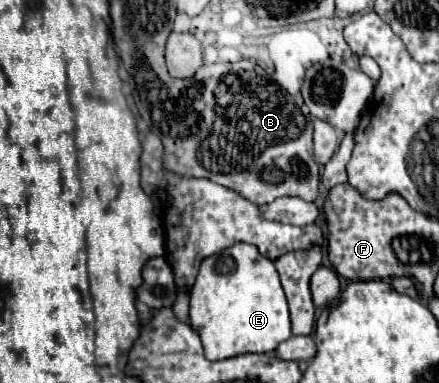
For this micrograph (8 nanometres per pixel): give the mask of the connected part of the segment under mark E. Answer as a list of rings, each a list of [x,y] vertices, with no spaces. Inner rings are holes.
[[[235,243],[225,251],[203,259],[195,285],[191,289],[189,321],[197,335],[201,337],[203,351],[209,361],[227,359],[241,353],[271,353],[279,343],[291,337],[287,299],[279,283],[277,269],[271,259],[261,255],[259,249],[249,243]]]

